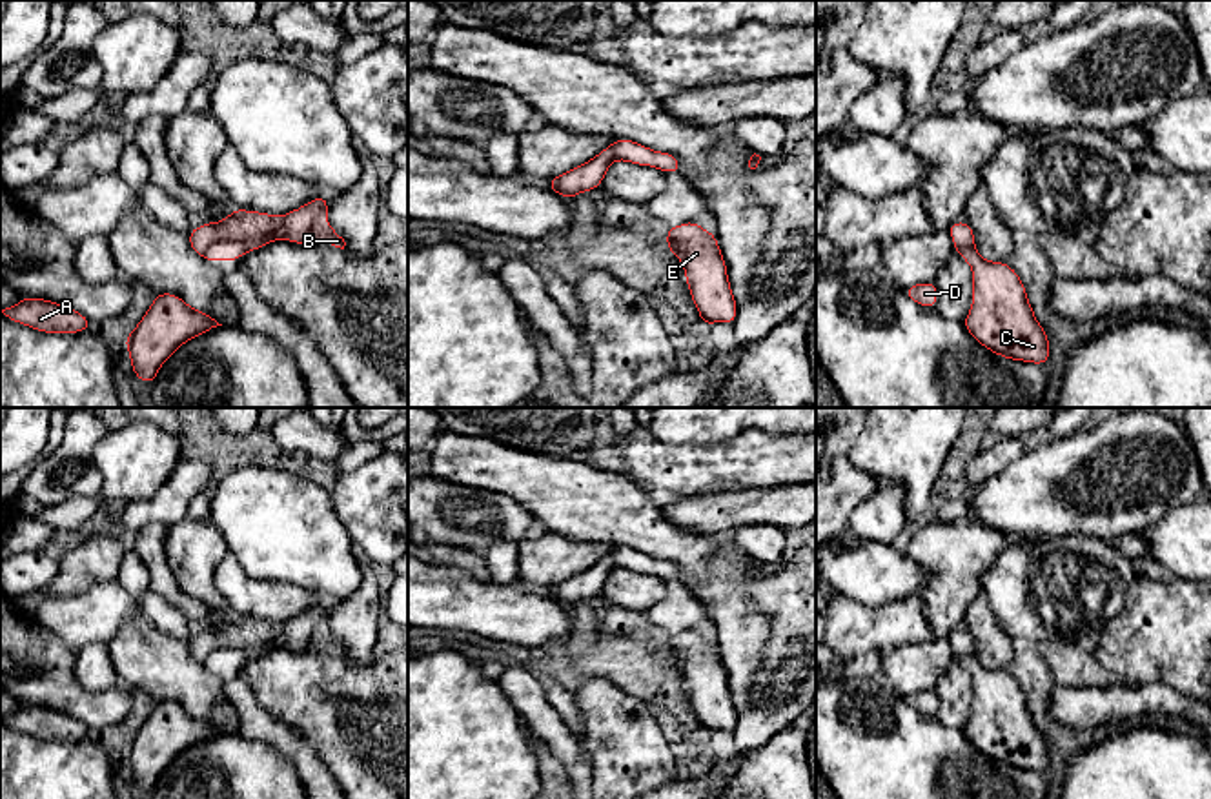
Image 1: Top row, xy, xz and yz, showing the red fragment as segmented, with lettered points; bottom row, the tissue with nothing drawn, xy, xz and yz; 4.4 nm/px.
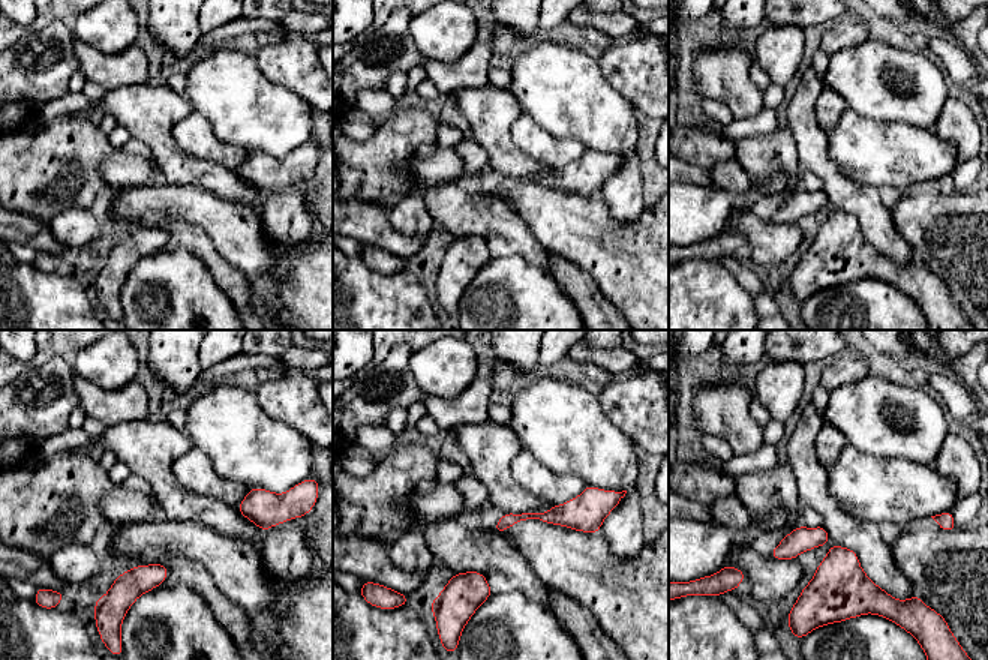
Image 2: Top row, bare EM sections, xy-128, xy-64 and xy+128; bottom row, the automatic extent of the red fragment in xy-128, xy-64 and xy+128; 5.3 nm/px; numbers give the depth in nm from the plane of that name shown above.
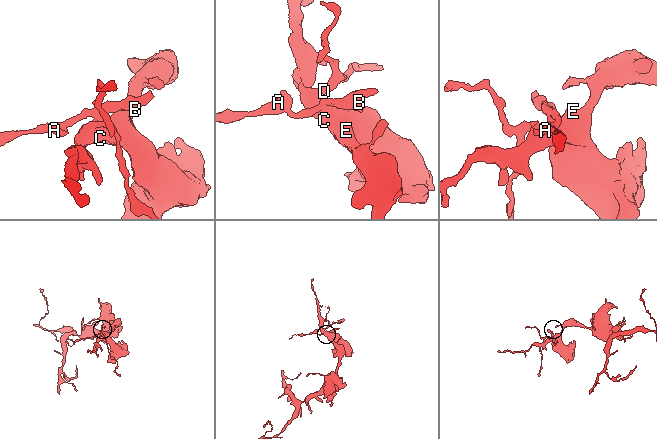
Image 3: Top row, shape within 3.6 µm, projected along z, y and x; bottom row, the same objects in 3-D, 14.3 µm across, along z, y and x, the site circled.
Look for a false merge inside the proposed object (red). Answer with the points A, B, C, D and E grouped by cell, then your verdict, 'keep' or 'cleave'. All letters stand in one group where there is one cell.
A / B C D E | cleave

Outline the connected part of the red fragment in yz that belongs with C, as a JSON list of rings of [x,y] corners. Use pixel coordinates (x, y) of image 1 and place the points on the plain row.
[[[976,655],[956,659],[972,675],[972,713],[963,728],[972,746],[1005,766],[1047,772],[1049,746],[1016,679],[982,666]]]

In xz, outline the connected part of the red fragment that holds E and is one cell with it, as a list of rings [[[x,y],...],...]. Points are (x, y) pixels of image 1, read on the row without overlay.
[[[696,630],[668,635],[667,655],[681,668],[690,704],[705,733],[734,732],[738,712],[716,642]]]

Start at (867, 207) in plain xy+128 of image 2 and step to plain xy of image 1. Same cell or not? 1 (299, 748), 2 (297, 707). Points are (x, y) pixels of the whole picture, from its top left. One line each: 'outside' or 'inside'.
1: inside
2: outside

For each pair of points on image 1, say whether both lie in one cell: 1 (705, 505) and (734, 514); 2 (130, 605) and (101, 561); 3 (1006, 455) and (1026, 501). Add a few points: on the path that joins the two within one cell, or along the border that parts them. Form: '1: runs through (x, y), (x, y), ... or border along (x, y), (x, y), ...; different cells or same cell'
1: runs through (712, 512), (727, 512); same cell
2: border along (115, 579), (95, 583), (73, 596); different cells
3: border along (1026, 452), (1000, 472), (973, 486); different cells

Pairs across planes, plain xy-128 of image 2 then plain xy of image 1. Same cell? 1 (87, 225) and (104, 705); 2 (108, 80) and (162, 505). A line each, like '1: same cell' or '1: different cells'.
1: different cells
2: same cell

